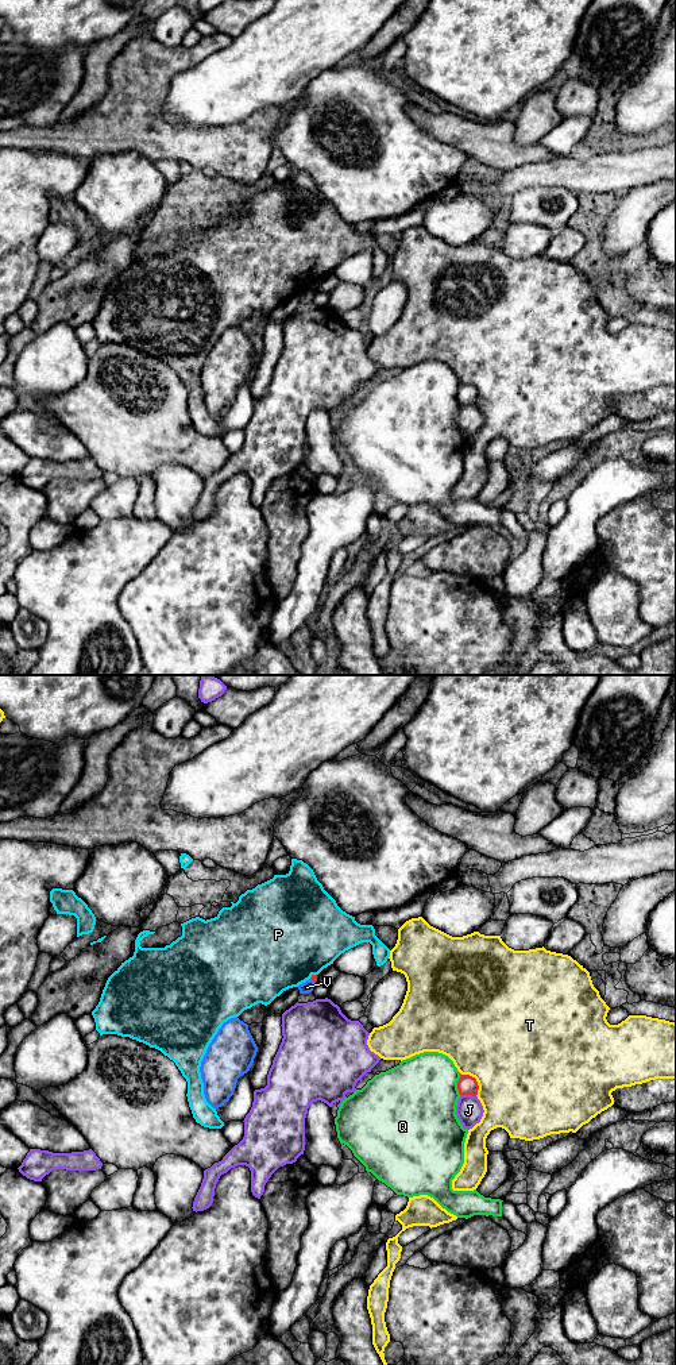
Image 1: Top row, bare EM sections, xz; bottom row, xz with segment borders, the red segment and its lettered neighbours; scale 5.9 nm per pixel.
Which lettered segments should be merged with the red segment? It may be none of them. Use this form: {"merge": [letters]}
{"merge": []}

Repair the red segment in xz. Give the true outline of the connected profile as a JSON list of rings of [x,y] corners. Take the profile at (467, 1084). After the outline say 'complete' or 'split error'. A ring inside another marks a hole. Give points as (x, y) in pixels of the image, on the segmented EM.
[[[460,1075],[460,1079],[457,1081],[457,1090],[460,1095],[476,1096],[479,1086],[475,1077],[470,1075]]]; complete

